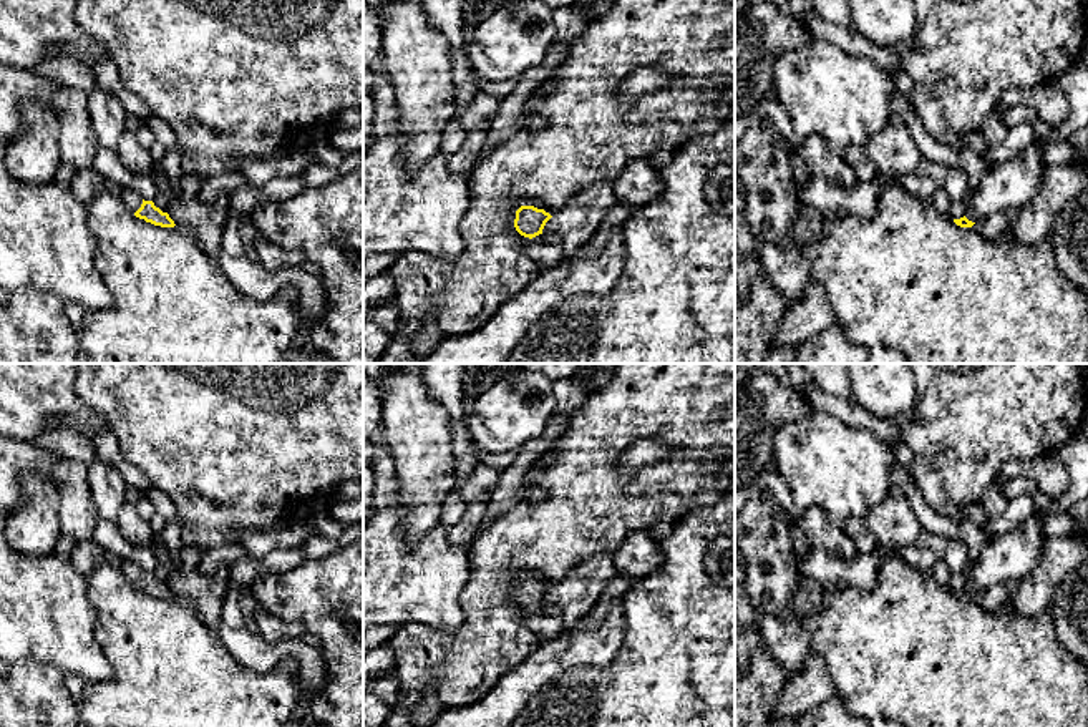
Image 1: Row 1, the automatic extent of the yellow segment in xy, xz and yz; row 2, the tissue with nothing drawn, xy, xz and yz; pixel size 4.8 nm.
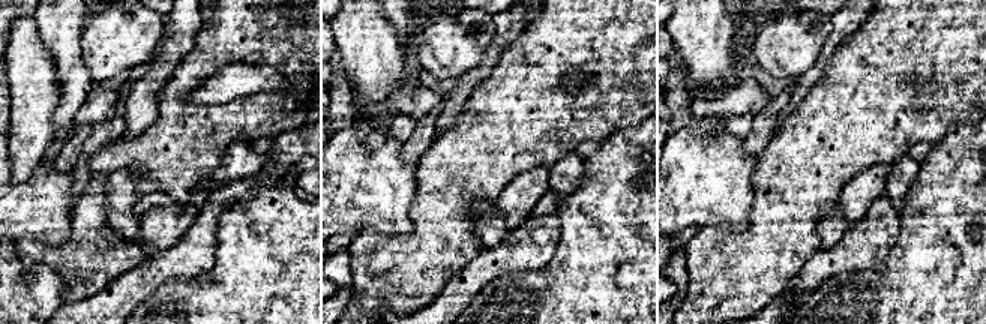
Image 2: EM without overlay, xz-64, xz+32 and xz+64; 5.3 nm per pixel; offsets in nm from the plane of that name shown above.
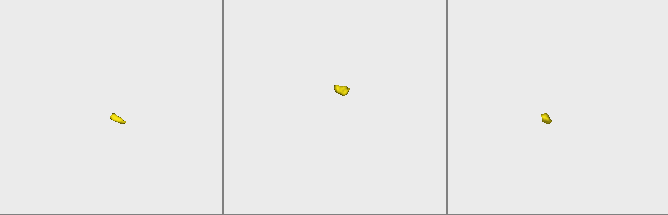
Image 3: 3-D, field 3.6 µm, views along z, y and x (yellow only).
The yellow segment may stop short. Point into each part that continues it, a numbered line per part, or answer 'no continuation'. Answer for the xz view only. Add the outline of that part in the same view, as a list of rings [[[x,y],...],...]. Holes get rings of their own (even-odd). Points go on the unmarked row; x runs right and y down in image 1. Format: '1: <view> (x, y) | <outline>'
1: xz (548, 624) | [[[517,606],[517,609],[522,612],[524,624],[529,629],[536,631],[542,637],[542,641],[556,639],[564,632],[562,617],[559,611],[547,611],[542,606],[532,611],[524,609],[521,606]]]

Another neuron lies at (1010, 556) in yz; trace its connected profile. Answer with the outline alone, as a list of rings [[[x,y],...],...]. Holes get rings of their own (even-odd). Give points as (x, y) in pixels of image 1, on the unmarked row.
[[[1030,518],[1000,534],[980,551],[972,566],[965,589],[972,594],[992,584],[1015,584],[1025,578],[1040,559],[1048,541],[1047,518]]]

